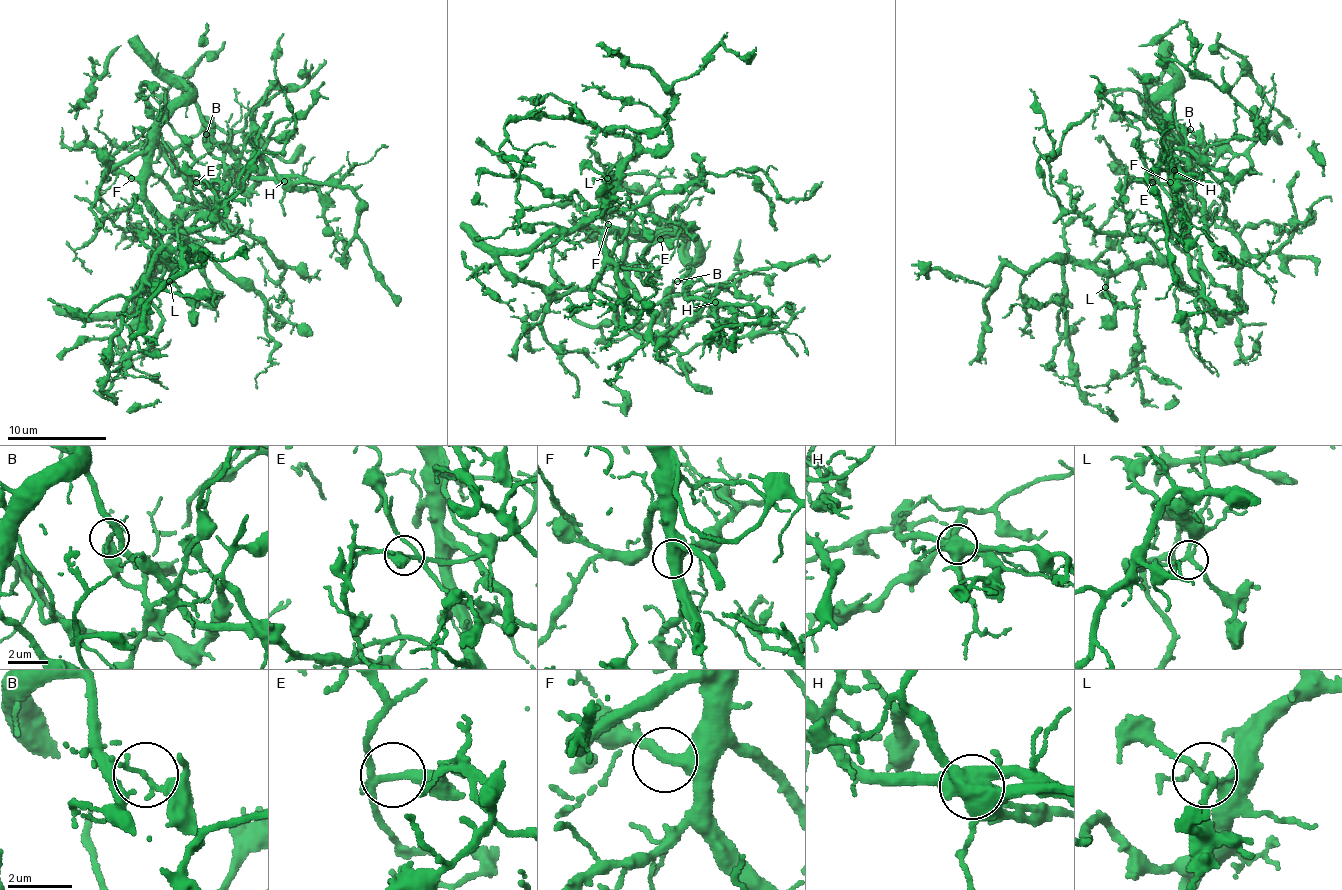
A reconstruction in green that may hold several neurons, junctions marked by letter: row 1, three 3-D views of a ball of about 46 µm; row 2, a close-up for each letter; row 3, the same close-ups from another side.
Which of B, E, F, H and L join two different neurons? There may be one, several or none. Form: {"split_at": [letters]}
{"split_at": ["B", "E", "H"]}

